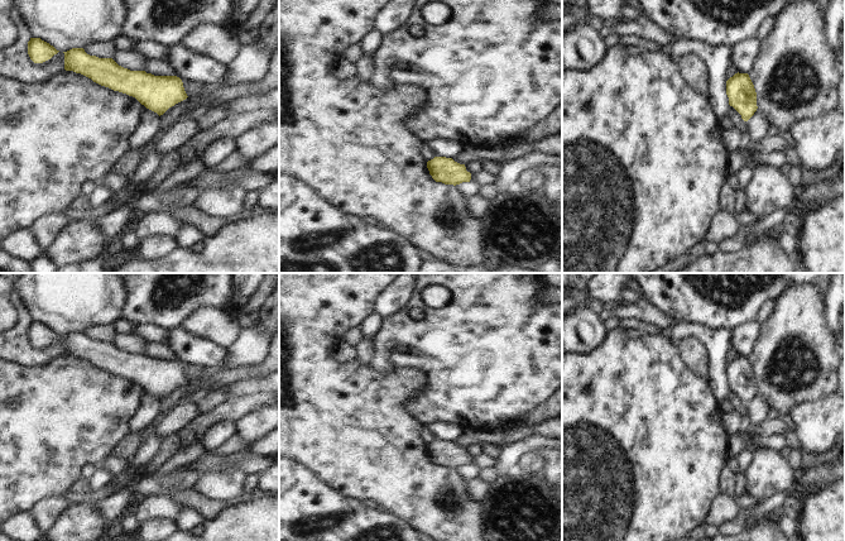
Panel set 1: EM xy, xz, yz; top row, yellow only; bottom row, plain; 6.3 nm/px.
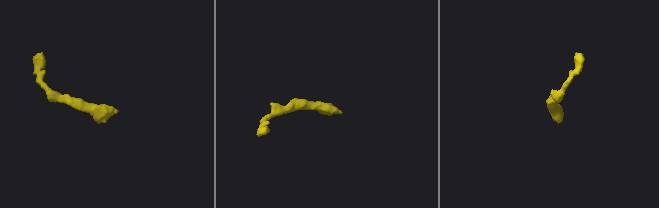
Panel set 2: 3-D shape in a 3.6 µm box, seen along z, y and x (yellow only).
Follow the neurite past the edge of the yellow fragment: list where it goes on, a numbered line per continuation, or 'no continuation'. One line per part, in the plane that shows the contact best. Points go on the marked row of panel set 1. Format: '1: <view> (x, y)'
no continuation

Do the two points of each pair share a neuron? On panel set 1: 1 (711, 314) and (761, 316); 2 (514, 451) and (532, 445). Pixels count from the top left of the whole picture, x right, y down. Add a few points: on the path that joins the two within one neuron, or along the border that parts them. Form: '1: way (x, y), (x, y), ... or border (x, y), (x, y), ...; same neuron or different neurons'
1: border (773, 297), (769, 297), (759, 307), (754, 319); different neurons
2: way (518, 449), (528, 445); same neuron

